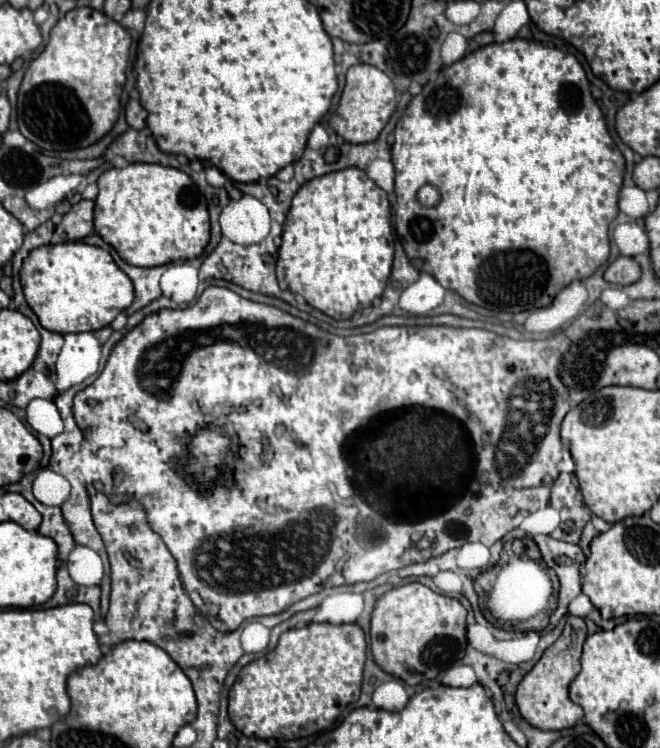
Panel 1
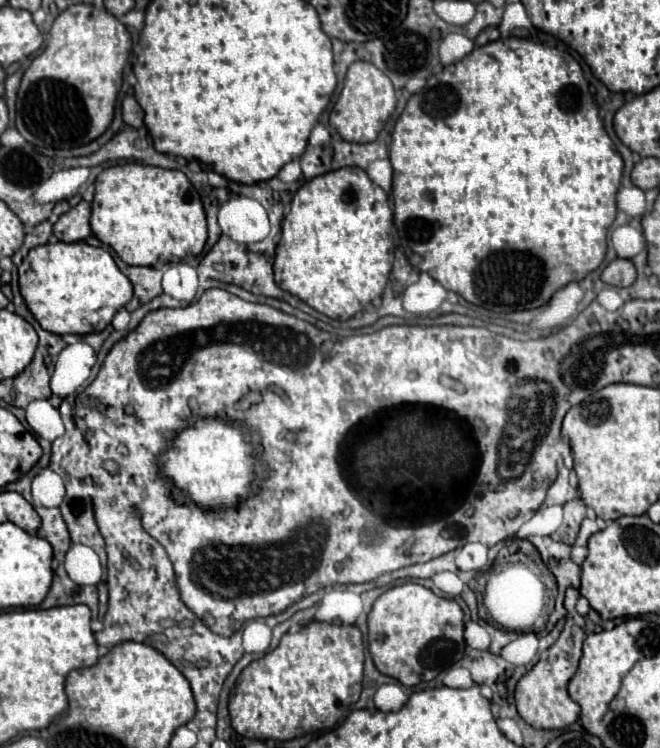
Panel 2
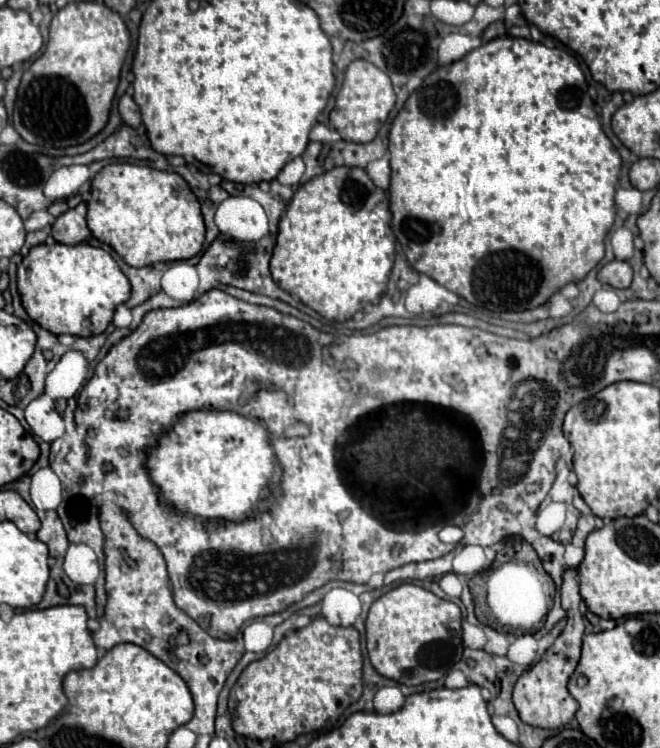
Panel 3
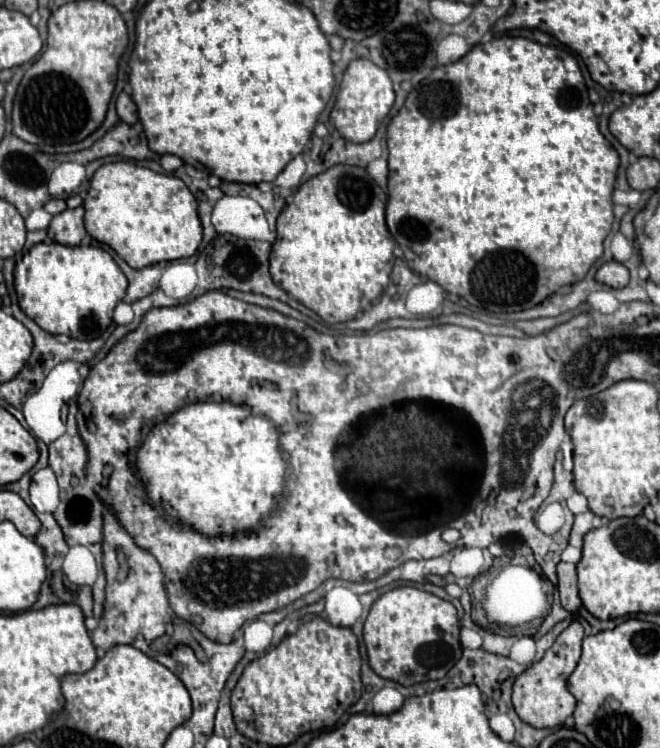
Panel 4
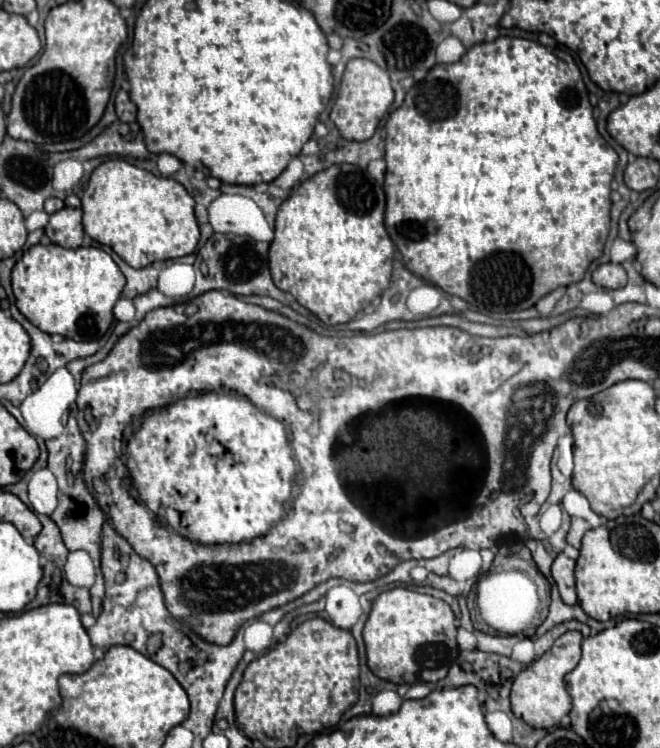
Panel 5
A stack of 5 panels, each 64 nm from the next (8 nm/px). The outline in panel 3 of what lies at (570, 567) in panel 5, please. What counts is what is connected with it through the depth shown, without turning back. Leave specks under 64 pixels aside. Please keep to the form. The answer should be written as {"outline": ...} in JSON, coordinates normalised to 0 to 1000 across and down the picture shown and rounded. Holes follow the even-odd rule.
{"outline":[[[861,759],[855,765],[848,794],[852,794],[852,813],[861,818],[861,834],[852,842],[852,848],[842,853],[842,858],[821,874],[818,885],[809,888],[803,896],[797,896],[785,906],[779,917],[779,930],[776,930],[779,944],[797,968],[806,968],[812,973],[833,973],[833,976],[858,971],[876,949],[876,939],[867,933],[867,928],[858,920],[879,882],[879,866],[882,866],[882,850],[885,850],[885,832],[876,816],[882,799],[876,794],[876,767],[870,759]]]}

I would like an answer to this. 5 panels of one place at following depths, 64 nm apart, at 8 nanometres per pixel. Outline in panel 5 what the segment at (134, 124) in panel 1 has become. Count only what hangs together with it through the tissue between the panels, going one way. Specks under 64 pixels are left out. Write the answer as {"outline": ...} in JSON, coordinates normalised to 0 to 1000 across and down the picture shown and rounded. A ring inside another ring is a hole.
{"outline":[[[182,120],[176,126],[176,134],[173,134],[173,142],[176,142],[176,152],[185,163],[203,163],[206,160],[206,142],[200,139],[200,134],[194,131],[194,123],[191,120]]]}

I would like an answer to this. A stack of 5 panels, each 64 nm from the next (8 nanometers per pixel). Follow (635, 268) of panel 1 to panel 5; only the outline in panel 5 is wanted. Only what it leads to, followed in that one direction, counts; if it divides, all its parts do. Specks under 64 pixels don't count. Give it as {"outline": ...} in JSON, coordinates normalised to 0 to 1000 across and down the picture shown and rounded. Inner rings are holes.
{"outline":[[[909,353],[900,364],[897,364],[897,377],[909,385],[918,388],[930,388],[930,385],[942,385],[948,380],[948,364],[939,353]]]}

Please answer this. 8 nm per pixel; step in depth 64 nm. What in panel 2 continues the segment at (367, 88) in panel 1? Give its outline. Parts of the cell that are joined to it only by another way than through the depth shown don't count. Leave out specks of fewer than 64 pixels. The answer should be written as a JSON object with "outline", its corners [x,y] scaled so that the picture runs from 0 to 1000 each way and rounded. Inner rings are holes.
{"outline":[[[542,80],[524,96],[521,118],[500,152],[500,166],[524,190],[567,190],[573,176],[582,171],[588,155],[597,150],[597,142],[600,142],[600,128],[588,102],[576,96],[567,86]]]}

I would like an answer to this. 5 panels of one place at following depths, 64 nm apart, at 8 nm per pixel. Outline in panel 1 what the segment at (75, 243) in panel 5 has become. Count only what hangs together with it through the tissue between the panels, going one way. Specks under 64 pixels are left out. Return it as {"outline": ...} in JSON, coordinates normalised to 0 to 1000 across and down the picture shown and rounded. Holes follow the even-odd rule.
{"outline":[[[121,267],[109,275],[103,286],[94,289],[94,297],[85,302],[85,313],[97,321],[124,321],[133,313],[139,313],[139,267]]]}

